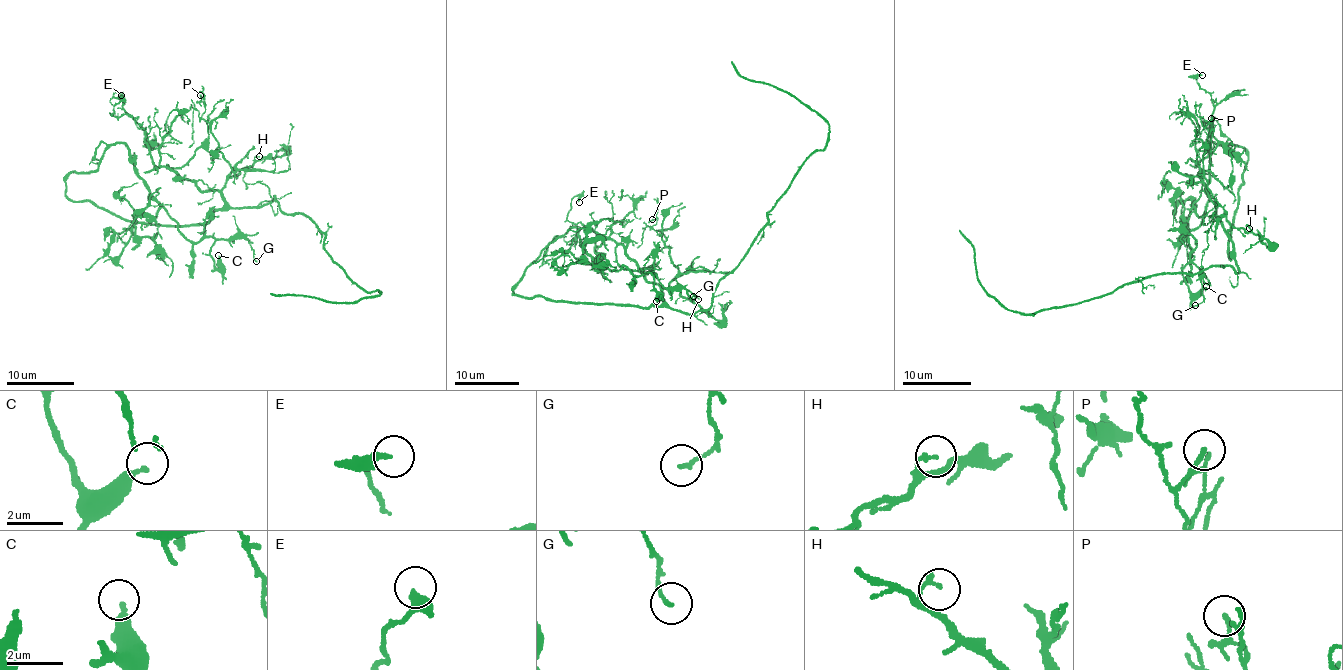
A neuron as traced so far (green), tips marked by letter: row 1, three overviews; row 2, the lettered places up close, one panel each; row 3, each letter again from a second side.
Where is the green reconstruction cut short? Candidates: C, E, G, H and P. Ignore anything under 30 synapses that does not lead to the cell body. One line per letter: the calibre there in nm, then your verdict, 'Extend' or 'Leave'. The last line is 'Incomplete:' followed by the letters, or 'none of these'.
C: Thickness 280 nm. Leave
E: Thickness 320 nm. Leave
G: Thickness 130 nm. Leave
H: Thickness 190 nm. Leave
P: Thickness 110 nm. Leave
Incomplete: none of these

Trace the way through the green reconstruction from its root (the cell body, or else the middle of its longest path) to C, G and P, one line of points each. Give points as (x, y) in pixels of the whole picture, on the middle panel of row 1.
C: (632, 306), (512, 294), (550, 241), (576, 227), (583, 251), (600, 266), (657, 274), (651, 275), (656, 301)
G: (632, 306), (512, 294), (571, 227), (604, 269), (654, 273), (693, 296)
P: (632, 306), (661, 305), (664, 287), (668, 288), (677, 274), (666, 236), (653, 228), (656, 218), (652, 219)

